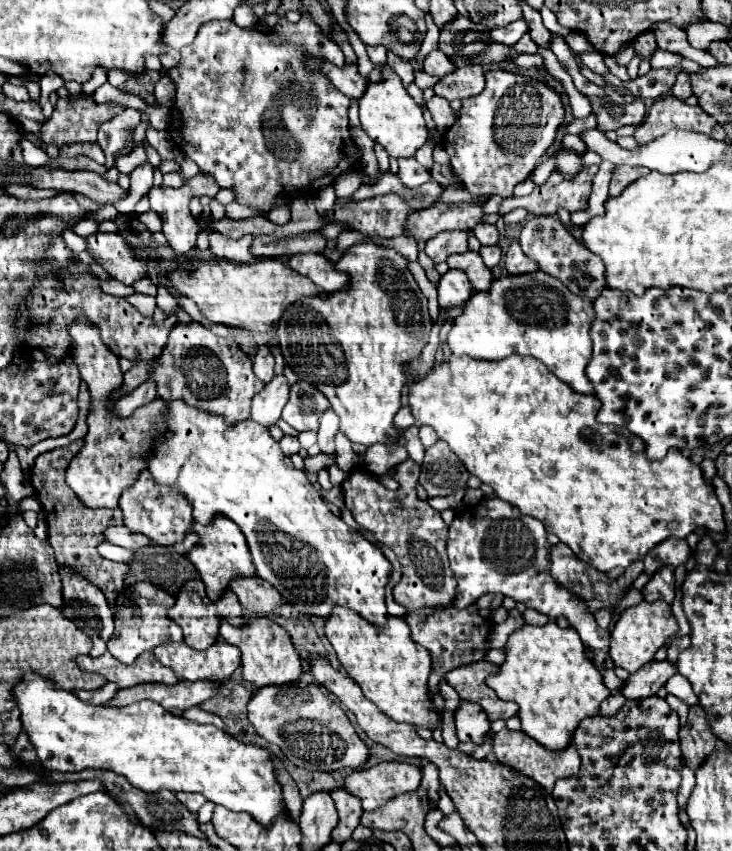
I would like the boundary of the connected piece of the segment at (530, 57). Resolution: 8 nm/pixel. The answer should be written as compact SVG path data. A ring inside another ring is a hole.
M520 54L512 60L520 68L536 69L545 67L544 60L539 54Z

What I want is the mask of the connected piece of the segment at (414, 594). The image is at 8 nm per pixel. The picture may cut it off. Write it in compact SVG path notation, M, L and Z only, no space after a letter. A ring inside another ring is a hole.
M407 460L397 466L395 480L399 488L395 492L387 490L373 474L365 470L355 470L343 482L343 498L347 510L353 514L355 522L369 530L377 542L395 550L401 566L401 586L393 588L393 598L397 604L407 610L419 608L447 608L455 600L457 582L449 568L445 540L447 540L447 524L441 520L439 512L433 510L427 502L417 498L415 486L419 478L419 466L413 460ZM395 500L401 502L401 508L395 508Z

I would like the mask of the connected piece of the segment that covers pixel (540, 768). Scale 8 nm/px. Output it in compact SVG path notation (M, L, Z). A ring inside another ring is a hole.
M503 728L501 732L495 734L493 738L493 754L495 760L501 762L503 766L525 774L529 778L533 778L541 788L545 790L553 790L555 782L559 778L571 778L577 774L579 770L579 754L575 750L575 746L569 746L569 750L561 750L561 754L553 754L551 750L545 750L543 746L537 746L537 742L533 742L533 738L529 738L525 732L513 732L509 728Z

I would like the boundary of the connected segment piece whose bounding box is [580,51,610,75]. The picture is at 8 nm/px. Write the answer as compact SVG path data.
M597 51L587 52L586 54L583 53L580 59L583 65L587 66L595 73L601 75L610 73L604 64L603 55Z

